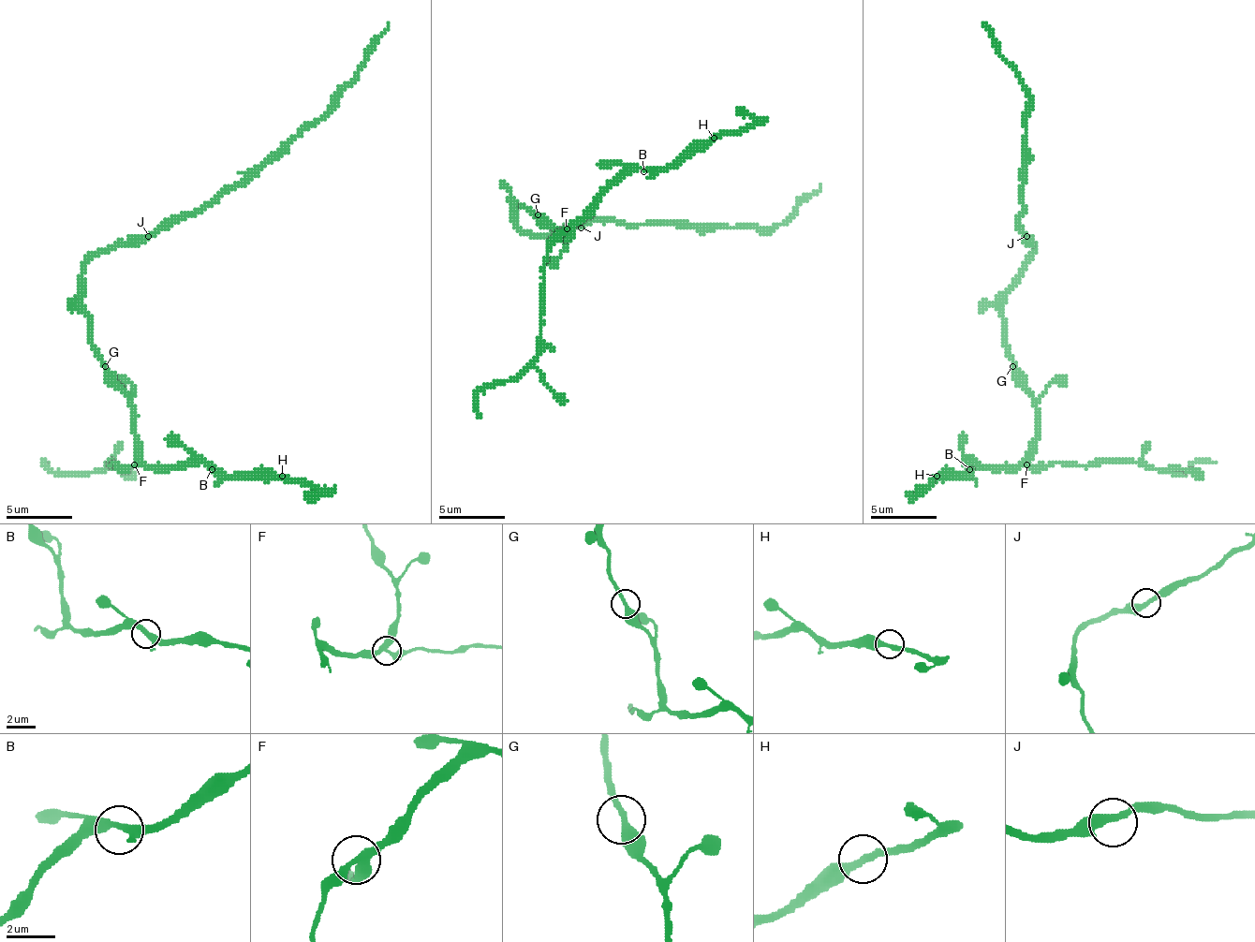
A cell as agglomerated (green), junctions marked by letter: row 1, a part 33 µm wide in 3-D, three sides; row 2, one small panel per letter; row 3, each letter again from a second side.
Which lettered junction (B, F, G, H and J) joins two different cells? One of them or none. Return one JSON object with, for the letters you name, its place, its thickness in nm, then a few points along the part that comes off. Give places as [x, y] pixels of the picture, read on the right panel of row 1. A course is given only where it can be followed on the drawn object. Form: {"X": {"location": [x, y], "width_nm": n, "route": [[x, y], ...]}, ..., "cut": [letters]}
{"cut": []}

